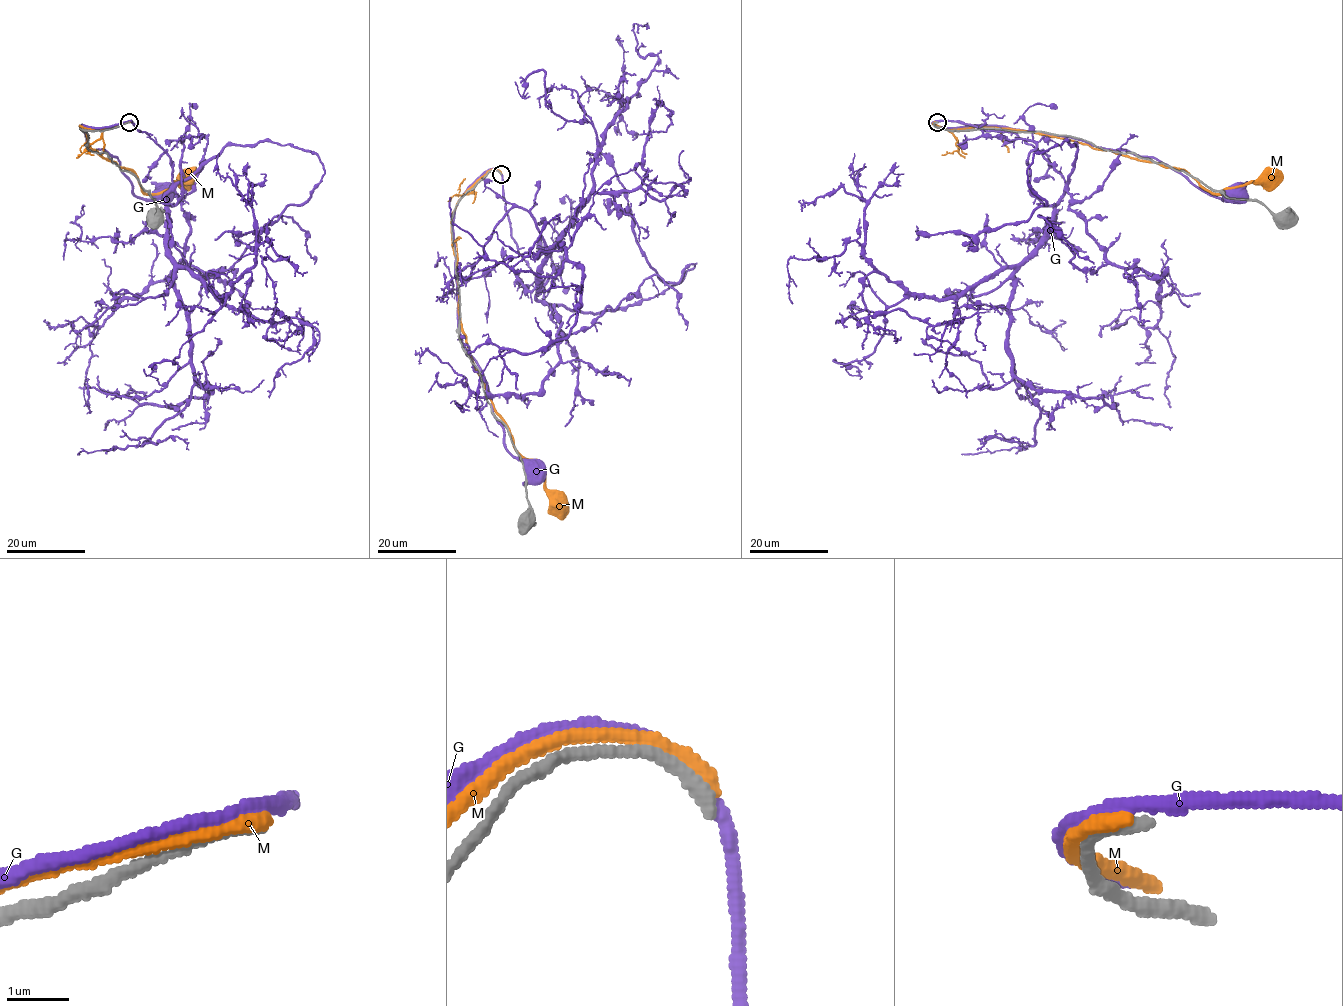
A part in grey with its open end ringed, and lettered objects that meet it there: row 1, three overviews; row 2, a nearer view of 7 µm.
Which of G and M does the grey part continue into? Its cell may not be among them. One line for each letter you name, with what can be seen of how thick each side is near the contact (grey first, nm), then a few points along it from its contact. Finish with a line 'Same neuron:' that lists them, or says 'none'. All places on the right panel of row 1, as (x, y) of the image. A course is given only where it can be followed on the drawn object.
Same neuron: none

